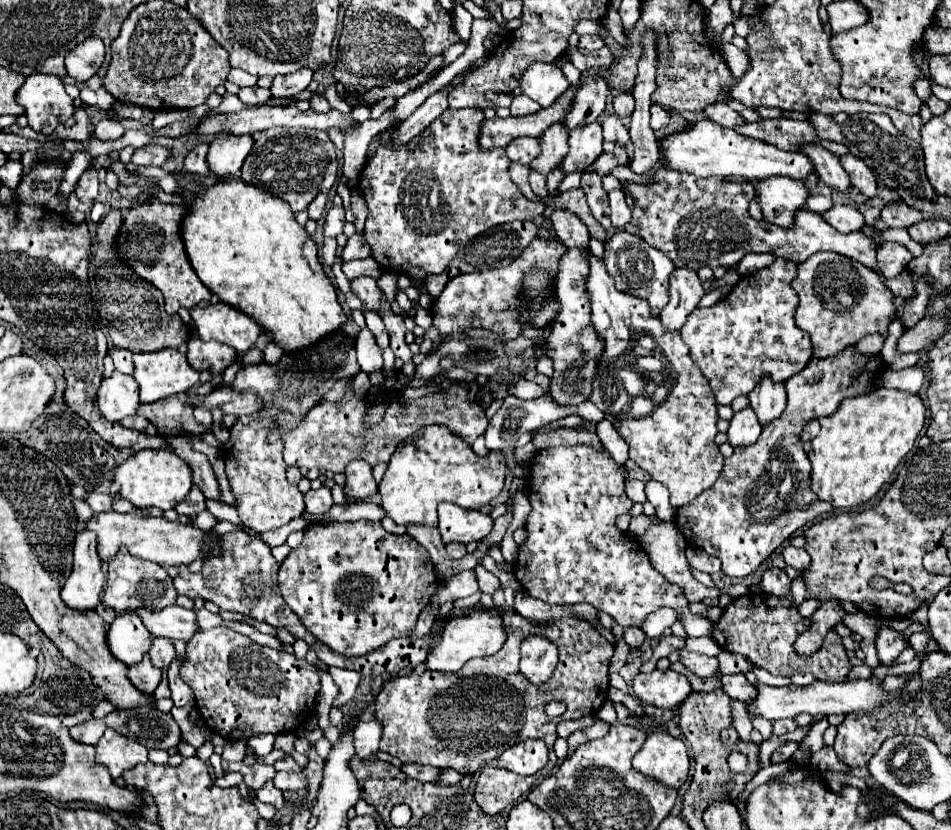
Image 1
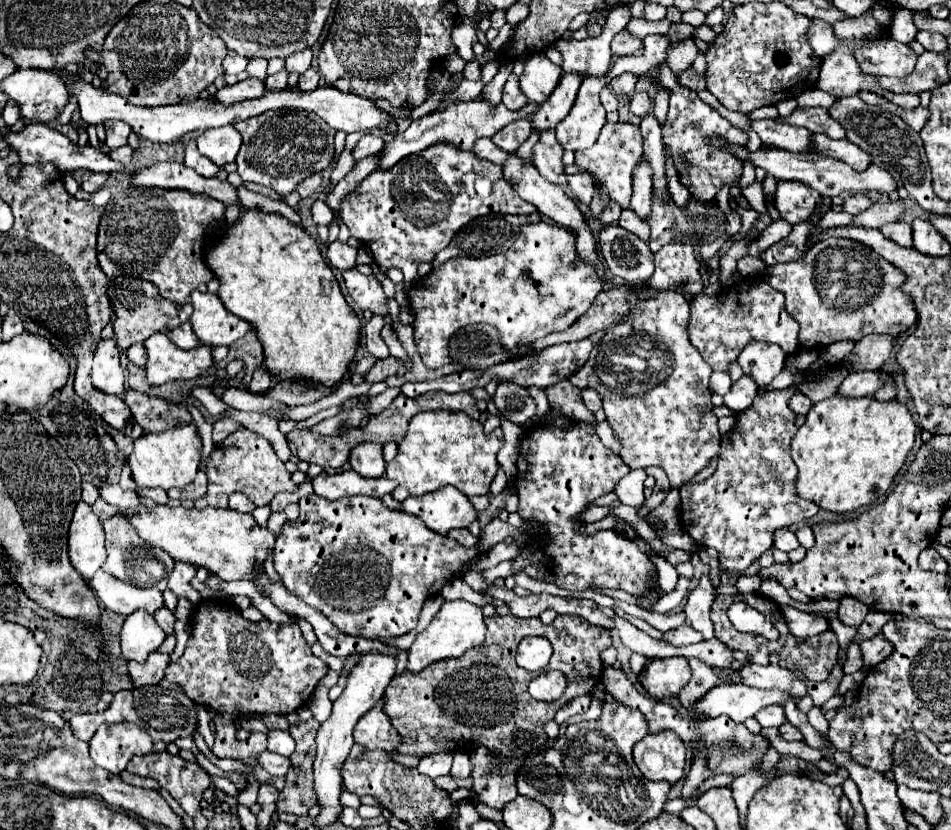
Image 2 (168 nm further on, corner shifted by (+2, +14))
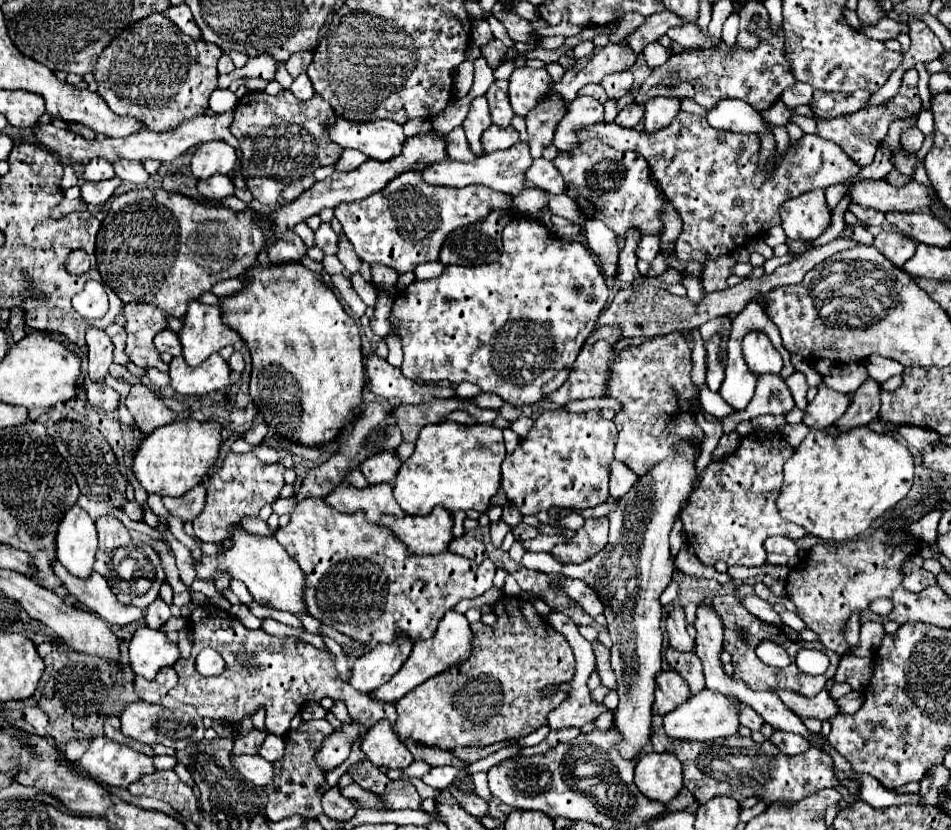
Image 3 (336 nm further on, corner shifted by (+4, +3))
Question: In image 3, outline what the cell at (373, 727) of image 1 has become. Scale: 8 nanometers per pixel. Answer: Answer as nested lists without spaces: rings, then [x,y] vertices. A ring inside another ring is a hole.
[[[385,719],[365,731],[365,735],[361,737],[361,751],[377,767],[405,769],[413,763],[413,755],[397,739],[397,735],[391,731],[389,721]]]

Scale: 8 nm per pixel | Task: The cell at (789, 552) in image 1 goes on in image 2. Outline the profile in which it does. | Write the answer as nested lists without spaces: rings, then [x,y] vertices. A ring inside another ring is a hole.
[[[783,528],[783,530],[775,532],[773,546],[775,546],[775,548],[779,548],[779,550],[783,550],[783,552],[789,552],[789,550],[799,548],[799,540],[797,540],[797,536],[793,534],[793,530]]]

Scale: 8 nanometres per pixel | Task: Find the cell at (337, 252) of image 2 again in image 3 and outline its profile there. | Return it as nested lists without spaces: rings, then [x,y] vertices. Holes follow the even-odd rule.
[[[321,223],[321,227],[315,231],[315,247],[319,247],[325,255],[337,253],[337,233],[329,223]]]

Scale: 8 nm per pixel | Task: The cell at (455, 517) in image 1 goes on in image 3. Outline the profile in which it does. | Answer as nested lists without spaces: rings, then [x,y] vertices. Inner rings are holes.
[[[435,507],[427,517],[405,515],[403,519],[381,521],[387,529],[393,531],[397,539],[407,547],[413,555],[435,555],[447,549],[451,541],[453,515],[449,515],[443,507]]]

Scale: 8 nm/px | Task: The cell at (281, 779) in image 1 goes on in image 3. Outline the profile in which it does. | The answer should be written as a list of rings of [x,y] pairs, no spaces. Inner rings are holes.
[[[231,755],[233,767],[251,783],[265,785],[273,779],[273,765],[261,755]]]

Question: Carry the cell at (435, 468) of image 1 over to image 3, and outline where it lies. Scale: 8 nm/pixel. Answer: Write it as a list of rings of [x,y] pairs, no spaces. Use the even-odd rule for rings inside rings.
[[[445,421],[423,427],[415,453],[403,461],[397,473],[395,501],[407,515],[429,515],[437,505],[443,505],[449,513],[469,509],[485,513],[501,485],[503,459],[503,431],[493,423],[463,425]]]

